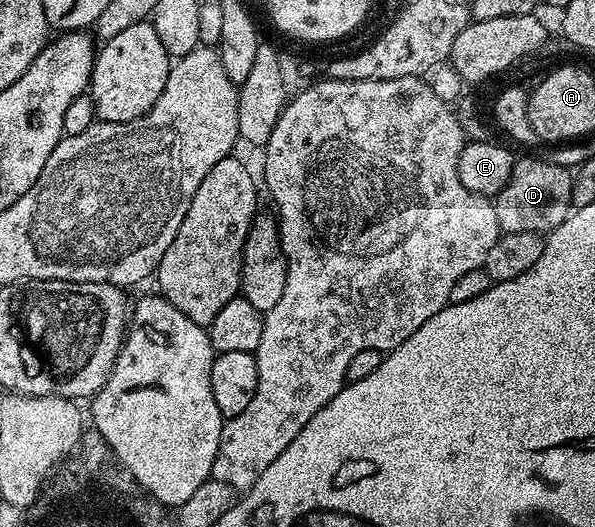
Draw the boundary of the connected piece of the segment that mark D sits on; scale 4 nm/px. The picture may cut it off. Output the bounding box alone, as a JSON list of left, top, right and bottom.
[494,159,573,235]

